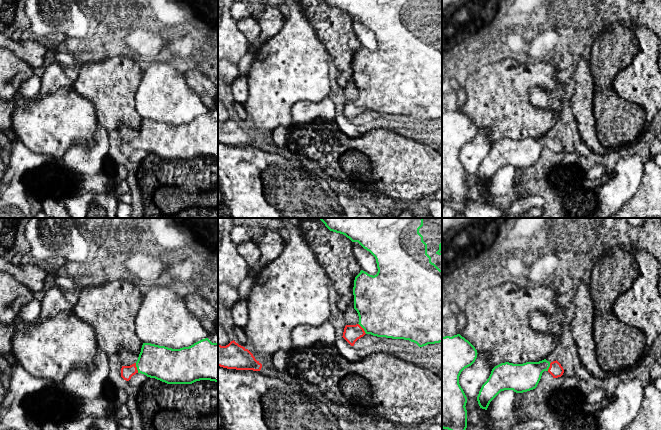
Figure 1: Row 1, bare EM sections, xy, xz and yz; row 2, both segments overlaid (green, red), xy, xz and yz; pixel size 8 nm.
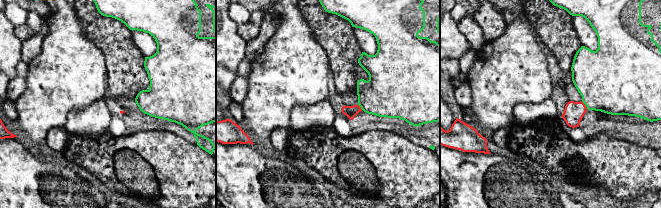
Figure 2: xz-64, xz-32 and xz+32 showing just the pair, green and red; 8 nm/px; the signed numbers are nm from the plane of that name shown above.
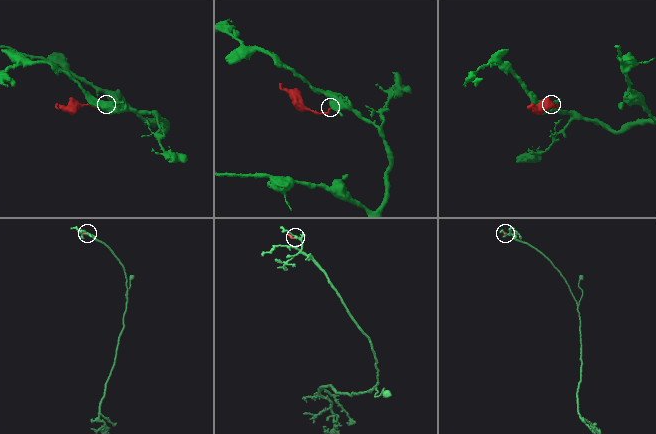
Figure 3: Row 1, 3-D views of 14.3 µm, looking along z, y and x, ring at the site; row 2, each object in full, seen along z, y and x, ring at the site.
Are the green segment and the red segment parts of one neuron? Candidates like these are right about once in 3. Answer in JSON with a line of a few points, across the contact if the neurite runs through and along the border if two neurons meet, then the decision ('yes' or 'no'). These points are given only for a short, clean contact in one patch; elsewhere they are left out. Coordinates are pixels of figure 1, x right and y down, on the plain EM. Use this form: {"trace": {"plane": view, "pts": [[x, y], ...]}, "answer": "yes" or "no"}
{"trace": {"plane": "xz", "pts": [[386, 83], [368, 100], [362, 103], [352, 109]]}, "answer": "yes"}

